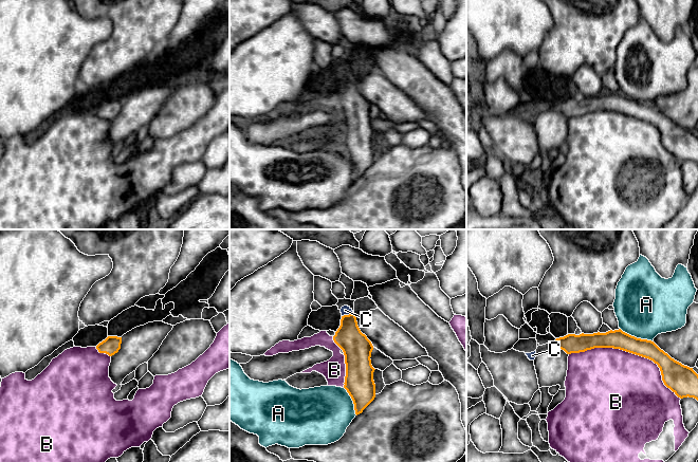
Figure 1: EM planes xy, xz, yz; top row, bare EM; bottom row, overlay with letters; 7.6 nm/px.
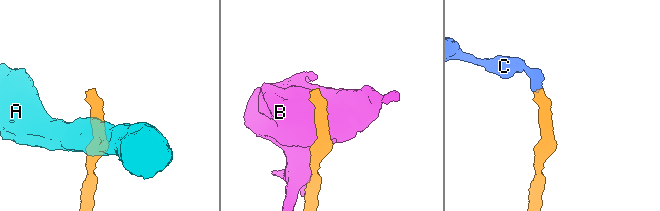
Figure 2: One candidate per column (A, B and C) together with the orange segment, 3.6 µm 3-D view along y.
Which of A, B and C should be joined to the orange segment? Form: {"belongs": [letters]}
{"belongs": ["C"]}

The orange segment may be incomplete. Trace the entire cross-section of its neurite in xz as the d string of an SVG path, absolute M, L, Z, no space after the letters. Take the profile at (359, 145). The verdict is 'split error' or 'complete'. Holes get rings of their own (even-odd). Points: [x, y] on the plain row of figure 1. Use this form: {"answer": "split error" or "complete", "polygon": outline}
{"answer": "split error", "polygon": "M341 72L341 89L333 99L334 106L343 113L346 127L344 151L351 160L355 178L360 178L375 161L373 144L374 131L371 128L373 109L357 89L352 72Z"}

